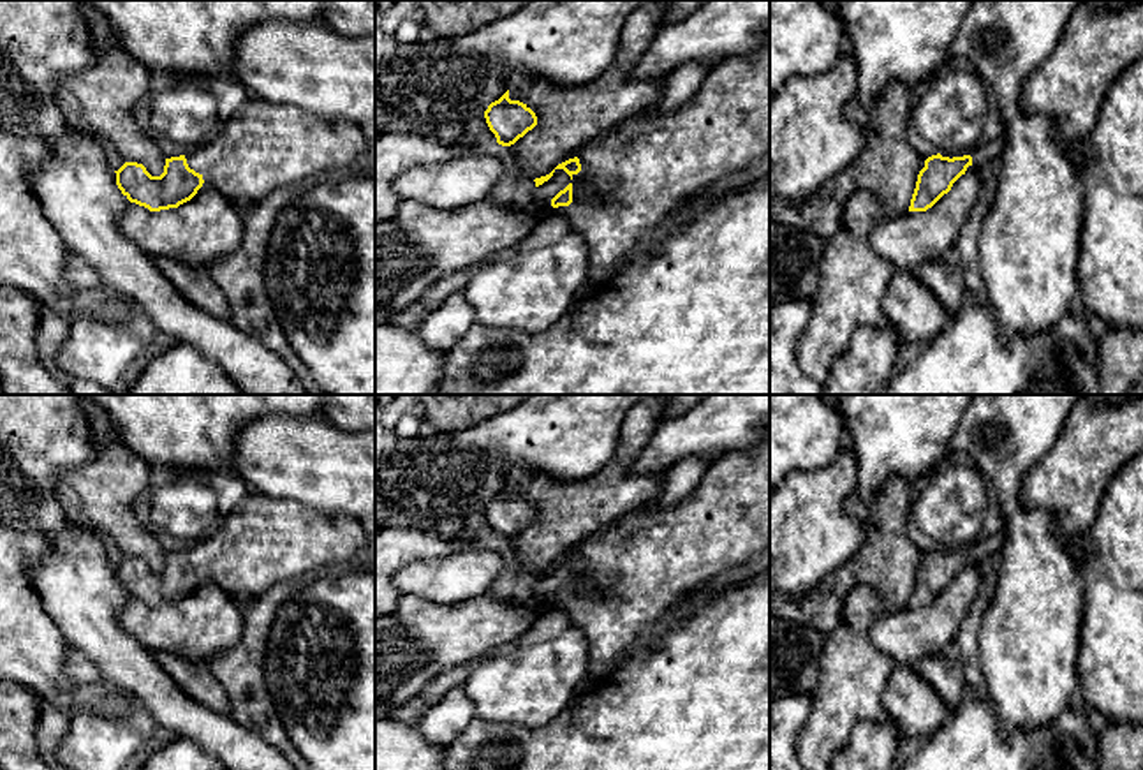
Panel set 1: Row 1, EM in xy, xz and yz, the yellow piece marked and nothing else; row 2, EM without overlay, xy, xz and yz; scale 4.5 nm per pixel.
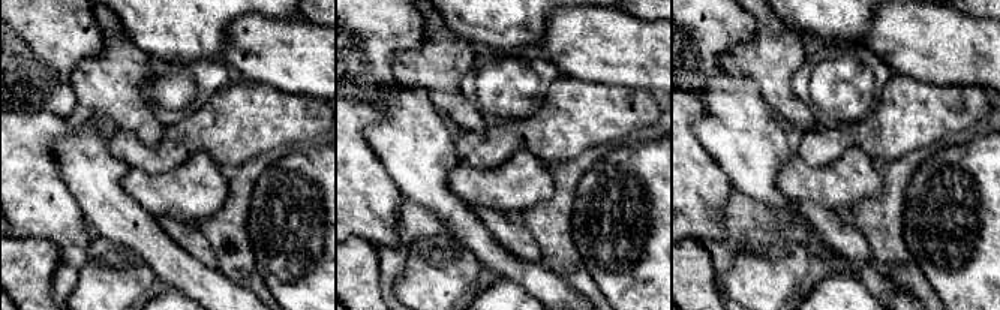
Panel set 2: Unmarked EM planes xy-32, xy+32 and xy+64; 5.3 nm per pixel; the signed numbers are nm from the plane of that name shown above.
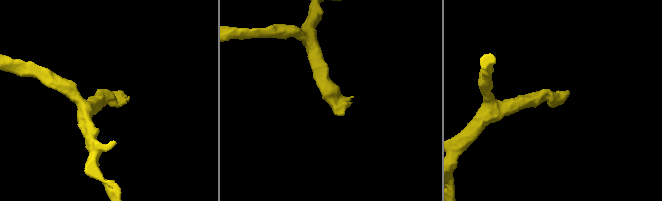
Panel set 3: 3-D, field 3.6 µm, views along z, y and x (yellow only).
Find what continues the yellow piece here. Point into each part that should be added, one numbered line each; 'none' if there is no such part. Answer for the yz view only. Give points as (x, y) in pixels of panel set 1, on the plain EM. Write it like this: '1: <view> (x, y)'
1: yz (981, 548)

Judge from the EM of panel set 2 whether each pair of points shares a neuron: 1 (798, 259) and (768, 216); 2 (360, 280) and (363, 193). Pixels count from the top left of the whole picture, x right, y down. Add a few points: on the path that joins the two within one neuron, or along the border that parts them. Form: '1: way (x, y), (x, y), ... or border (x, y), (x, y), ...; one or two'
1: border (744, 234), (751, 229), (778, 232), (804, 246); two
2: border (351, 235), (360, 235), (374, 244); two

